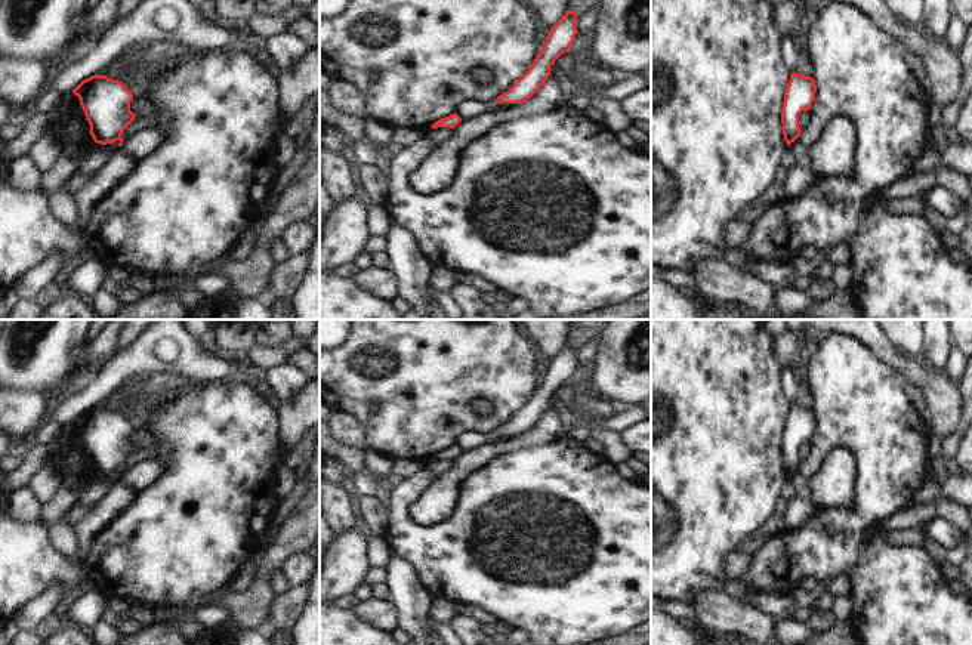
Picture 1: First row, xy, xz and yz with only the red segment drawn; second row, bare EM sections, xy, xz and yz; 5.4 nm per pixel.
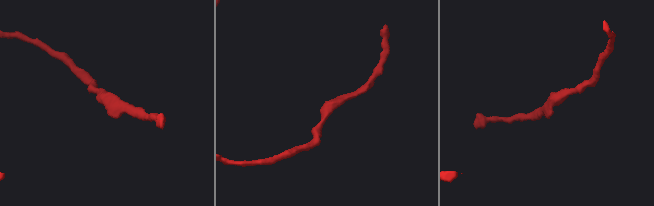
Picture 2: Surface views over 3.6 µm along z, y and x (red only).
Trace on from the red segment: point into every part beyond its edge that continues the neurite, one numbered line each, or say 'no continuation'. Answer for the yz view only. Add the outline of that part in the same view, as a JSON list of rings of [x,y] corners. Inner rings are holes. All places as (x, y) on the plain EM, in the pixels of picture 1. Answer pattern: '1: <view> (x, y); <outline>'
no continuation

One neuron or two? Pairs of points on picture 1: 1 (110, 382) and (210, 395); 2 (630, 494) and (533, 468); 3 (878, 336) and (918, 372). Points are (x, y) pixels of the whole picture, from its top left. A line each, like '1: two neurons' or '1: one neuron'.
1: two neurons
2: one neuron
3: one neuron

